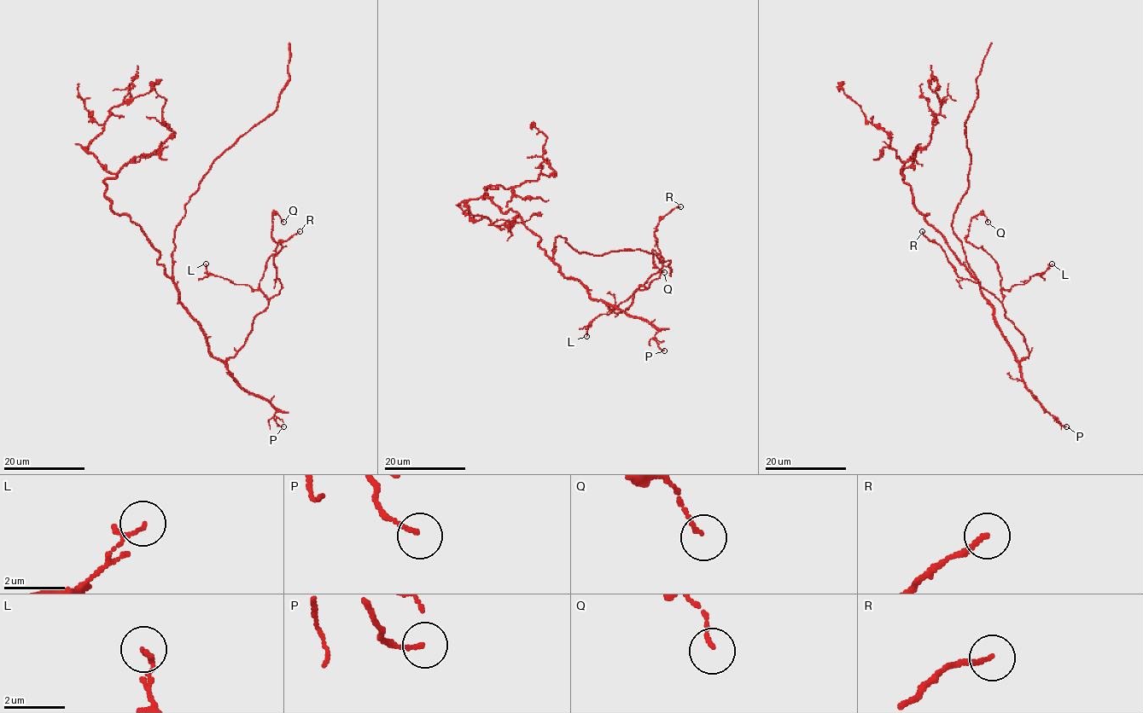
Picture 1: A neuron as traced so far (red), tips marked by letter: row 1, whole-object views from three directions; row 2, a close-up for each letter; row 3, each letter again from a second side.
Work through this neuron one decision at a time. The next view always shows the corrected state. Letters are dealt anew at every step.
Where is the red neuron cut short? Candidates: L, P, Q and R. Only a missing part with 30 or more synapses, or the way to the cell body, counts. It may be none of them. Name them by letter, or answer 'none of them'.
none of them

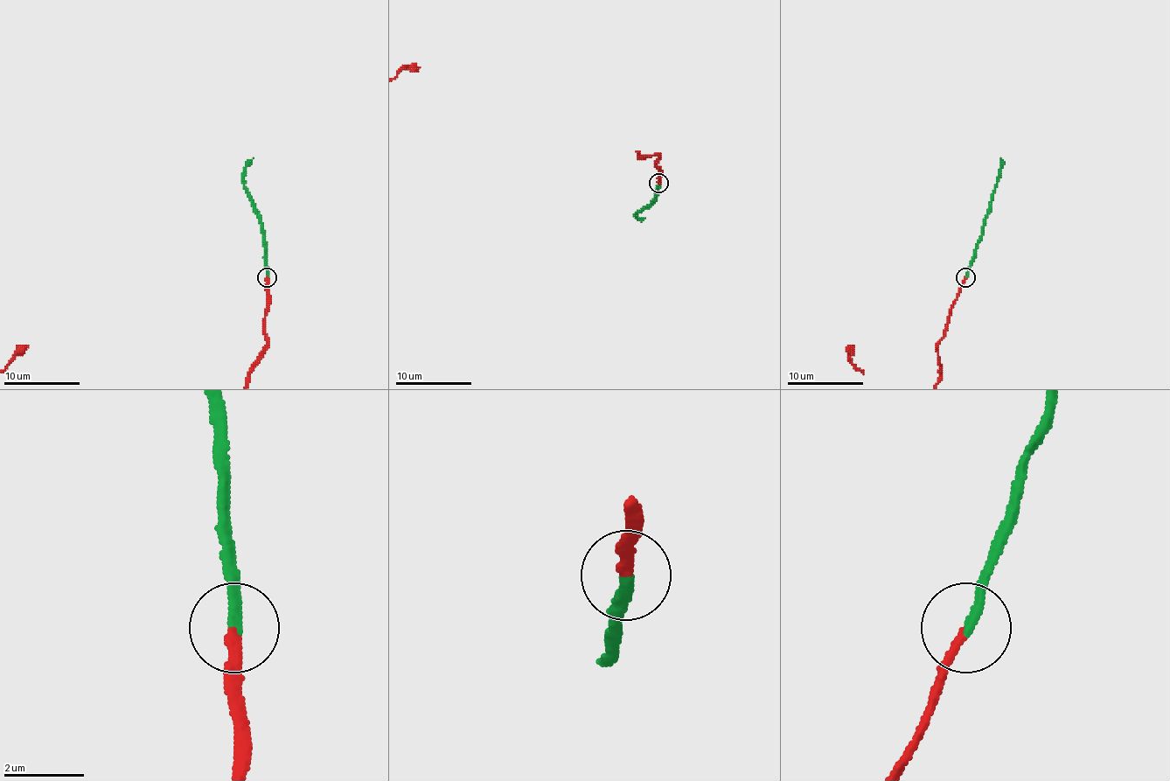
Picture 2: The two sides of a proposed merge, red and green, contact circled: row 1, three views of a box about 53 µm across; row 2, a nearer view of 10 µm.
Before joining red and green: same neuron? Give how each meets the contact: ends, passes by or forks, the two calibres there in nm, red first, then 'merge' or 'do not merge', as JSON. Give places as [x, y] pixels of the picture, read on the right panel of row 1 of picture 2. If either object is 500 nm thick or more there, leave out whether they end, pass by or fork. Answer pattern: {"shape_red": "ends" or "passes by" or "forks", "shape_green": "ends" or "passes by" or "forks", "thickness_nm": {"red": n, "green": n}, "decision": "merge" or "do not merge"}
{"shape_red": "ends", "shape_green": "ends", "thickness_nm": {"red": 240, "green": 240}, "decision": "merge"}

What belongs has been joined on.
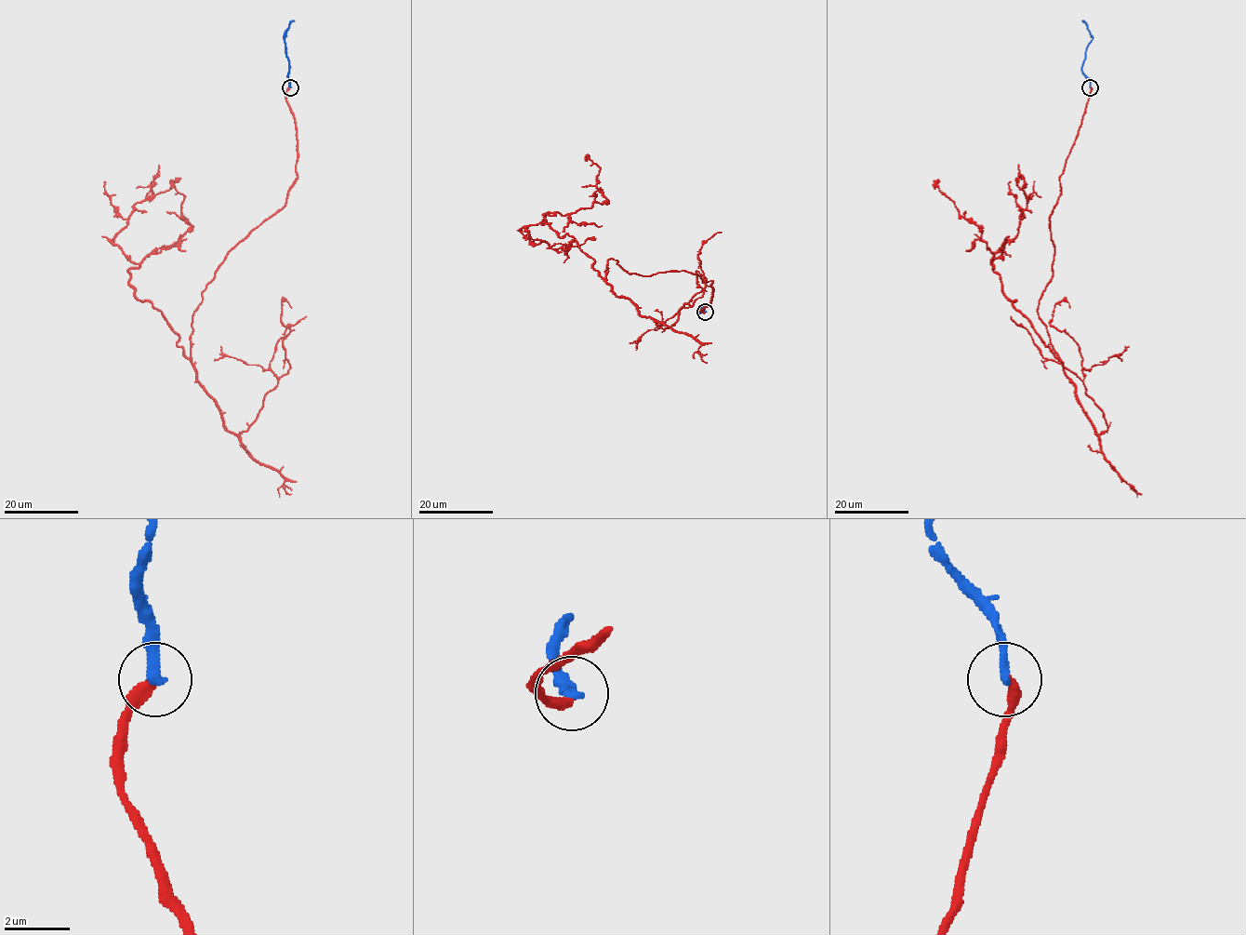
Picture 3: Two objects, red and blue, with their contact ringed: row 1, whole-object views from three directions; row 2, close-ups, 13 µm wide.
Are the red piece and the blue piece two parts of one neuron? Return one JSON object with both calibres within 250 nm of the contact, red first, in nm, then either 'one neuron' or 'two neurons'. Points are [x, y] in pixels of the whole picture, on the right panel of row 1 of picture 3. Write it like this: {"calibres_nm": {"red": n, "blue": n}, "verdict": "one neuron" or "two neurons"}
{"calibres_nm": {"red": 360, "blue": 300}, "verdict": "two neurons"}

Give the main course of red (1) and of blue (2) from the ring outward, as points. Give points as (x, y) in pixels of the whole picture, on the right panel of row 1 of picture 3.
1: (1091, 87), (1050, 216), (1053, 278), (1038, 312), (1102, 434), (1079, 344), (1051, 325), (1056, 304), (1070, 308)
2: (1091, 87), (1082, 64), (1093, 36), (1082, 20)

